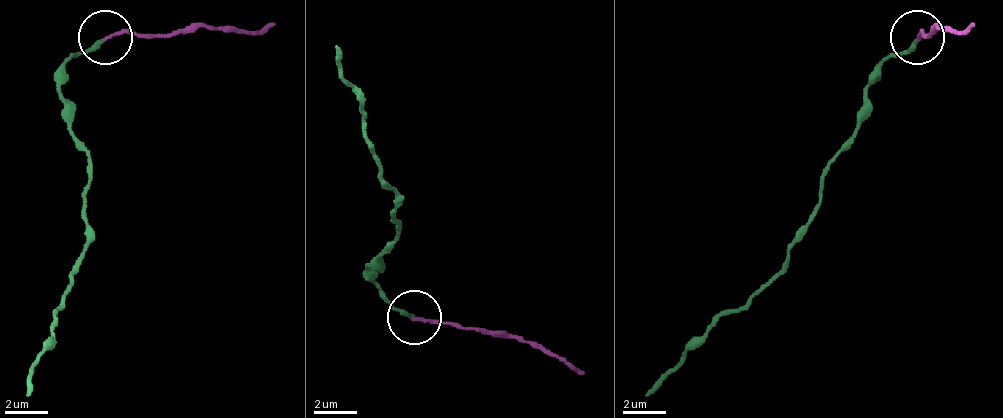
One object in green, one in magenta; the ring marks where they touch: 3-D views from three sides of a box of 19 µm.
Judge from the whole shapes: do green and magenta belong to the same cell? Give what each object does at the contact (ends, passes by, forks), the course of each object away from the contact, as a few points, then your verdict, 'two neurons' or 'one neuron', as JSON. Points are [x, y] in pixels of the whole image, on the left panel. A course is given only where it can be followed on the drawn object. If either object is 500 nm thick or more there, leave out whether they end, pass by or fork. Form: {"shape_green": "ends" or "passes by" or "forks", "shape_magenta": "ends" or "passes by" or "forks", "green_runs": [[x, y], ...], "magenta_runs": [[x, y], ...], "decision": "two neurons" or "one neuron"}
{"shape_green": "ends", "shape_magenta": "ends", "green_runs": [[107, 38], [74, 55], [58, 87], [63, 119], [90, 162], [85, 259], [53, 340], [31, 362], [26, 394]], "magenta_runs": [[107, 38], [214, 28], [257, 33], [274, 22]], "decision": "two neurons"}

